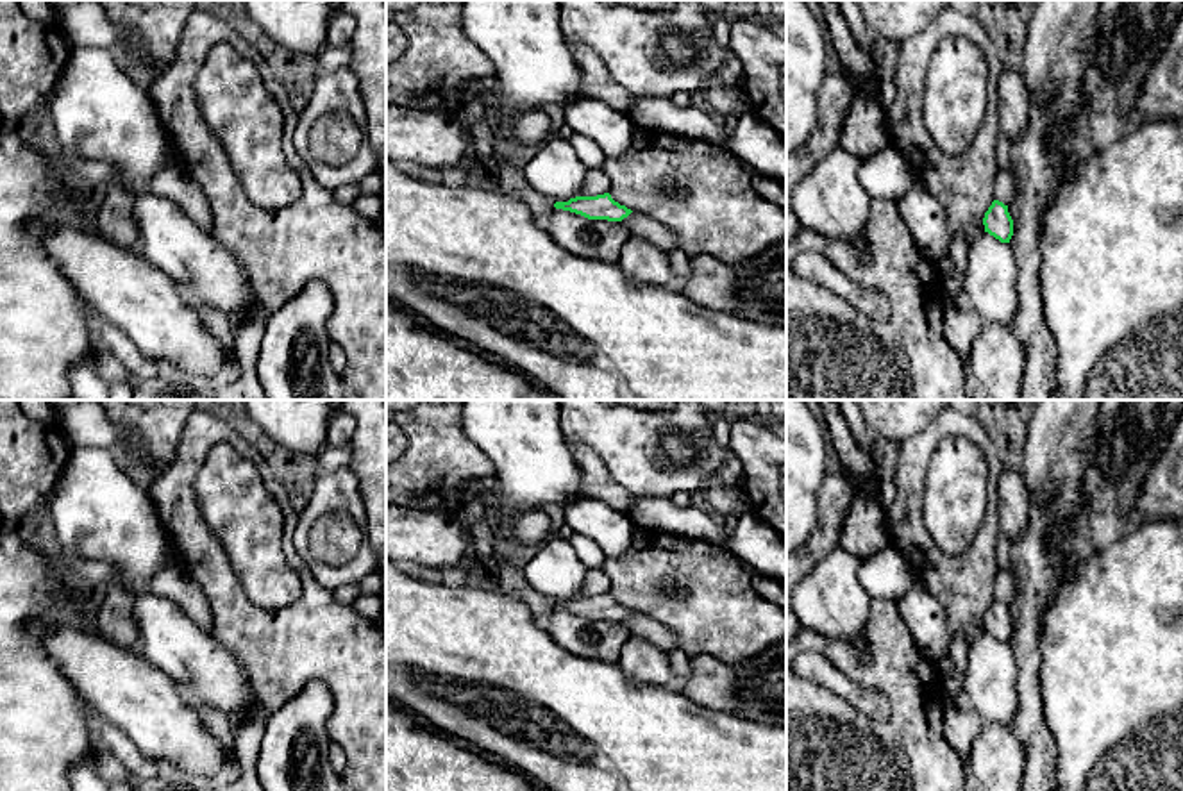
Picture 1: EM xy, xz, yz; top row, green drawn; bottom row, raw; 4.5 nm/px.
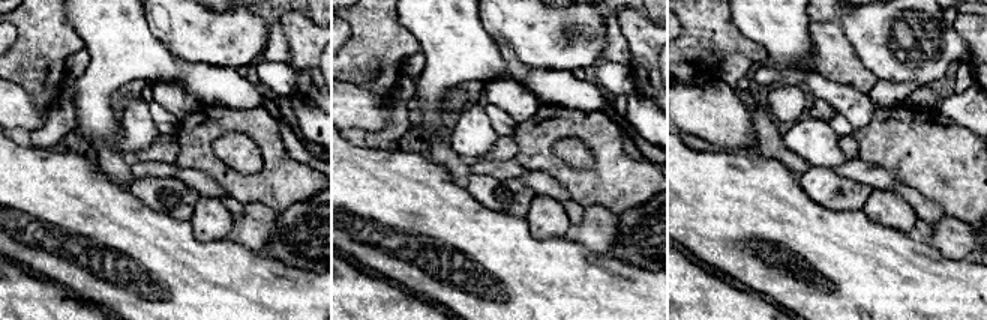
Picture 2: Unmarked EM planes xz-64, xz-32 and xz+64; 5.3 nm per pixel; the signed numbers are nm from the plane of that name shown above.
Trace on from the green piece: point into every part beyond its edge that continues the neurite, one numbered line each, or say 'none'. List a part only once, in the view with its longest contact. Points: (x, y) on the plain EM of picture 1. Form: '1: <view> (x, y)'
none

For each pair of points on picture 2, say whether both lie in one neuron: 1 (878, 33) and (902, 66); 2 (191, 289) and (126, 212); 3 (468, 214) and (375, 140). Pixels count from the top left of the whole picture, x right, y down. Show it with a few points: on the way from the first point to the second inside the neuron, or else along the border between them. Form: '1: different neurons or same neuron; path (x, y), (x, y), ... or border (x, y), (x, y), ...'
1: same neuron; path (885, 41), (902, 59)
2: same neuron; path (171, 269), (134, 232)
3: different neurons; border (363, 144), (396, 149)

